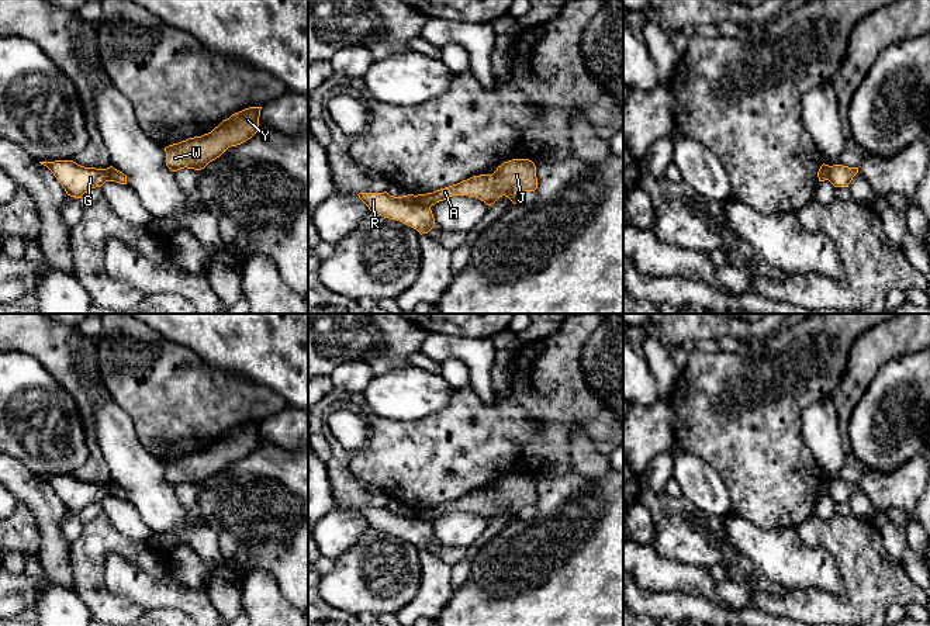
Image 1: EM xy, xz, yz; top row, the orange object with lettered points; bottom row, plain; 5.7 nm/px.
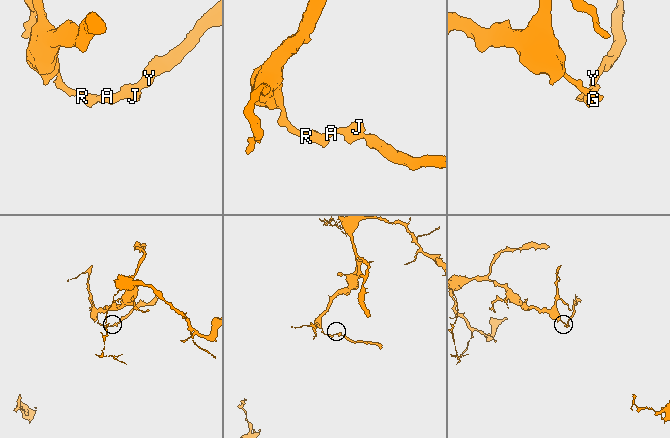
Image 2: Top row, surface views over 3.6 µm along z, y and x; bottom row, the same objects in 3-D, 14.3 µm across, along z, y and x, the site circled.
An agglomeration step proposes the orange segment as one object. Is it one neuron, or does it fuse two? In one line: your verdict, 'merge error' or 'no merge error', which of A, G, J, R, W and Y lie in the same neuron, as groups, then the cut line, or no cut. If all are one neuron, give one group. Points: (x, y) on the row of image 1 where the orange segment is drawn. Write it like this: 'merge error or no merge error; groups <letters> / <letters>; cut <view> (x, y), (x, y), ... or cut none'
merge error; groups A J W Y / G R; cut xz (415, 196), (429, 207)

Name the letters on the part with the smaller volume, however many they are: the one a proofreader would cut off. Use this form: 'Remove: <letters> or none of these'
Remove: A, J, W, Y

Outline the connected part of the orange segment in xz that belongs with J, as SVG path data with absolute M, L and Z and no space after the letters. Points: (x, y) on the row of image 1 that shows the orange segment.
M529 159L504 162L492 174L473 176L457 184L418 194L416 200L429 207L453 196L469 196L492 205L499 197L508 197L514 204L525 191L537 189L536 166Z

